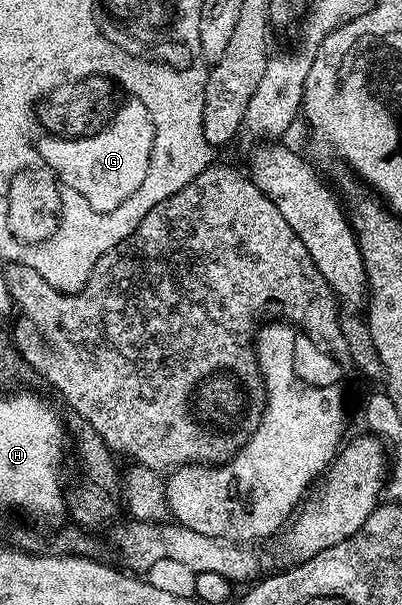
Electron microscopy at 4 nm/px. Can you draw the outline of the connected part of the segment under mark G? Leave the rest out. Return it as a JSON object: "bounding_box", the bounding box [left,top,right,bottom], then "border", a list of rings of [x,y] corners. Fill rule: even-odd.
{"bounding_box":[38,97,153,208],"border":[[[134,97],[126,100],[113,111],[104,127],[83,138],[44,136],[38,142],[38,152],[48,169],[55,172],[57,181],[68,188],[82,190],[98,208],[112,208],[148,175],[153,121],[140,100]]]}

